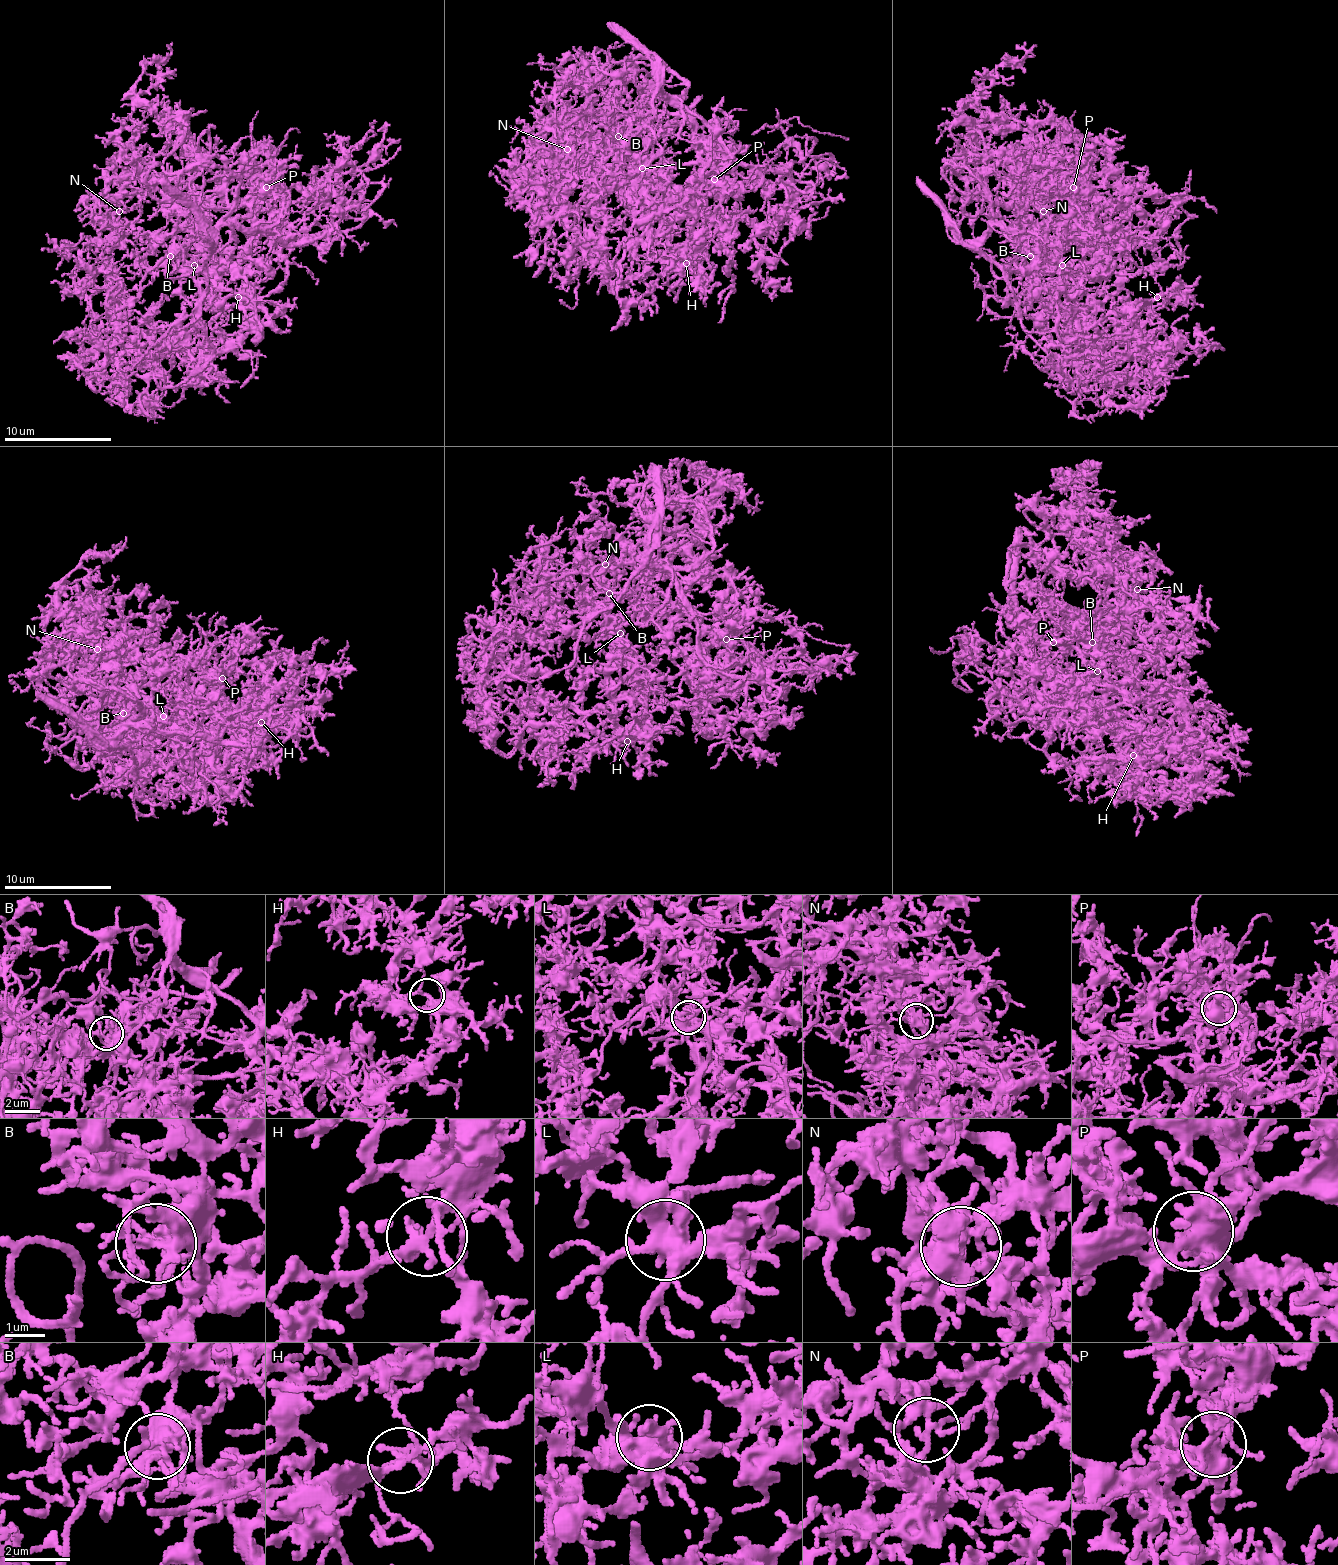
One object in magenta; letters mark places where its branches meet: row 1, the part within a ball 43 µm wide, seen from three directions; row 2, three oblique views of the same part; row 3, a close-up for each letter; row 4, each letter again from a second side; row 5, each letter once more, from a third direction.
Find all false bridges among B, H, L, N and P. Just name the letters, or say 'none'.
none

